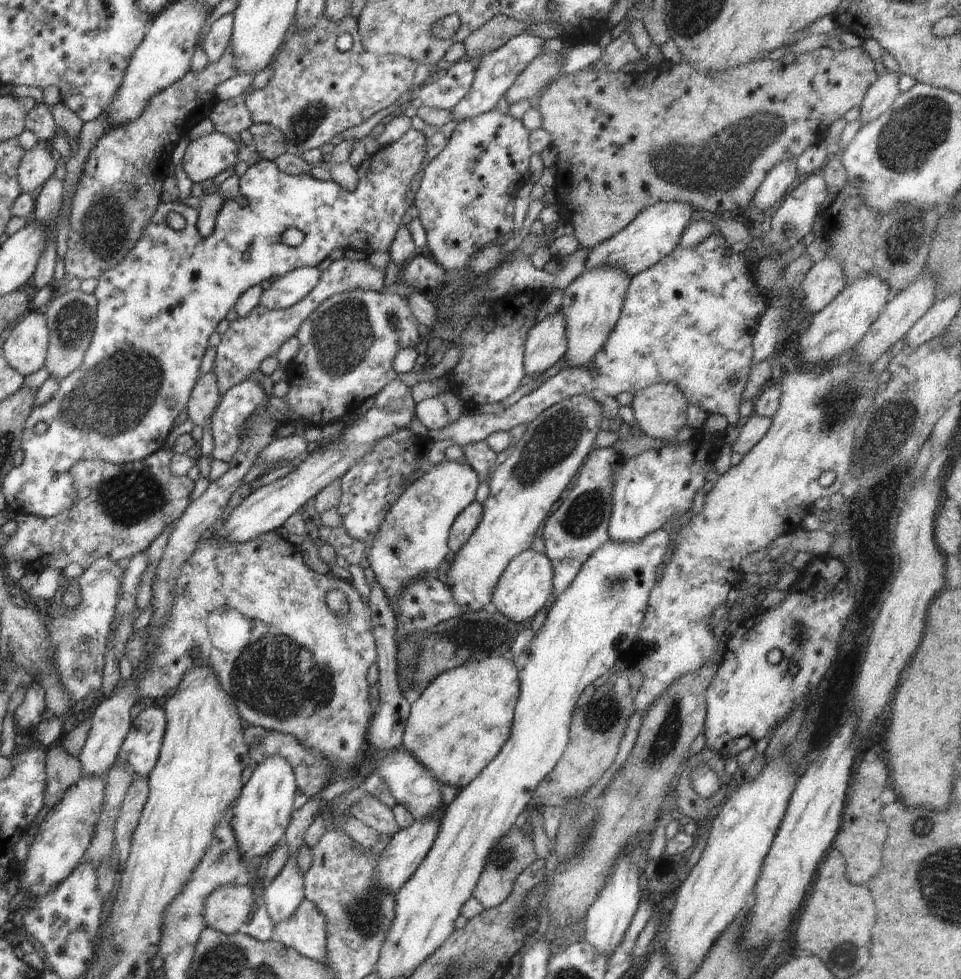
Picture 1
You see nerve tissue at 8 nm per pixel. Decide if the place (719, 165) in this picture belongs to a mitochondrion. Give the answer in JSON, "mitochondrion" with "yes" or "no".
{"mitochondrion":"yes"}

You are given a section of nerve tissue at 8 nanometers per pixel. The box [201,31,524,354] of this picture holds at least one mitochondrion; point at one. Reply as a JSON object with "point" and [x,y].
{"point":[312,115]}

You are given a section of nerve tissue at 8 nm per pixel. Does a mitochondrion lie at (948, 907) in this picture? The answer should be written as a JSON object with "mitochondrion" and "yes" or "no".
{"mitochondrion":"yes"}

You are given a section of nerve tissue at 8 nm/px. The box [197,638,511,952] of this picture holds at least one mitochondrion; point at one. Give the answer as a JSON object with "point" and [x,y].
{"point":[363,914]}

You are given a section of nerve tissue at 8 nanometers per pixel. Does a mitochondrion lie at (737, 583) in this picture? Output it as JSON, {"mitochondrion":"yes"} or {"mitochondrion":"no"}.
{"mitochondrion":"no"}

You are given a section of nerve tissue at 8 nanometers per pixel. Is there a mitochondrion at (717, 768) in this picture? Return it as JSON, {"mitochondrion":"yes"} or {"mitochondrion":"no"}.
{"mitochondrion":"no"}

